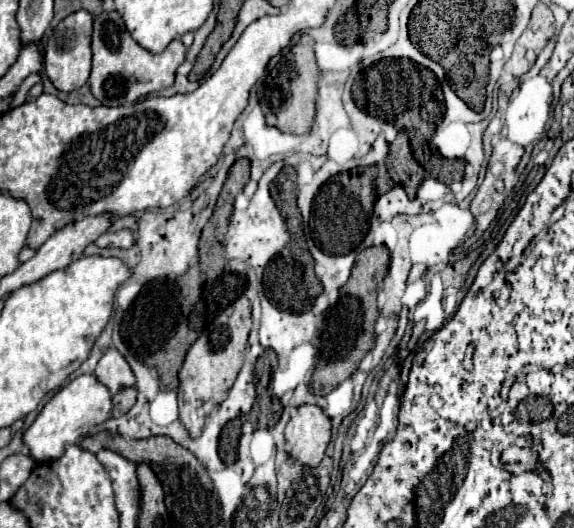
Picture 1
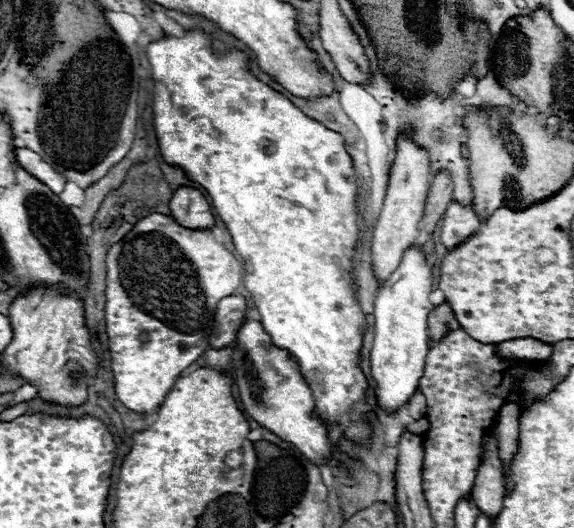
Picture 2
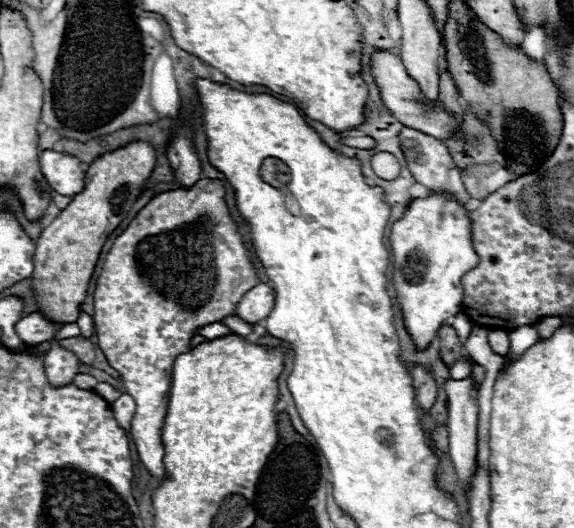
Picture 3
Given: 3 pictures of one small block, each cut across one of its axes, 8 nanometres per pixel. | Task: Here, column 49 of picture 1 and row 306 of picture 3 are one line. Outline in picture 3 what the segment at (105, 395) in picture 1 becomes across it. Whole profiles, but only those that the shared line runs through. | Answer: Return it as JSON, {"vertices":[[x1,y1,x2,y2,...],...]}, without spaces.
{"vertices":[[432,192,426,198,416,198,406,208,404,216,394,222,390,234,390,248,394,260,394,278,392,284,396,288,396,300,402,306,404,324,412,334,418,348,428,346,436,340,438,328,444,324,446,318,454,316,462,310,462,276,478,264,478,256,472,246,472,228,470,228,468,212,462,204,452,200,448,192]]}

